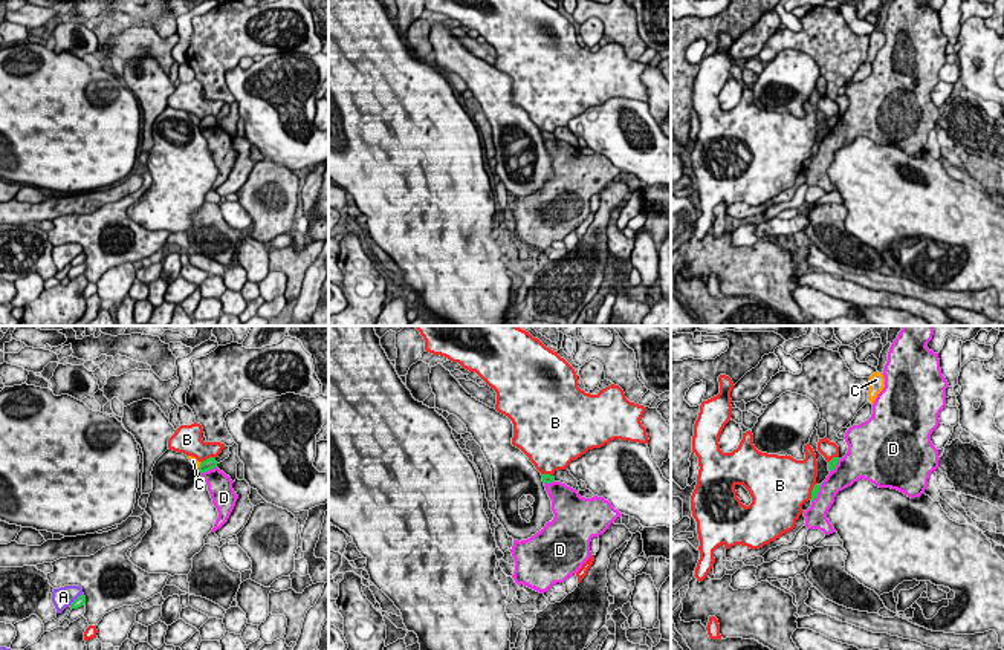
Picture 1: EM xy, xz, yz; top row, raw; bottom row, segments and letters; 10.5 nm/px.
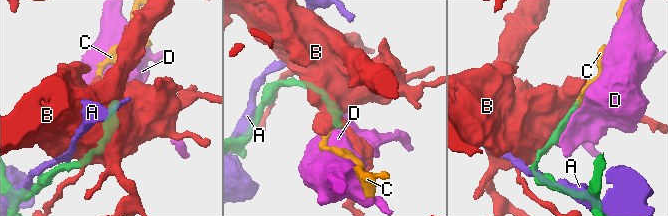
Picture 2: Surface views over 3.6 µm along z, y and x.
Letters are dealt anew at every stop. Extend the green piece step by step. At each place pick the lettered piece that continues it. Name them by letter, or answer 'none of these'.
none of these

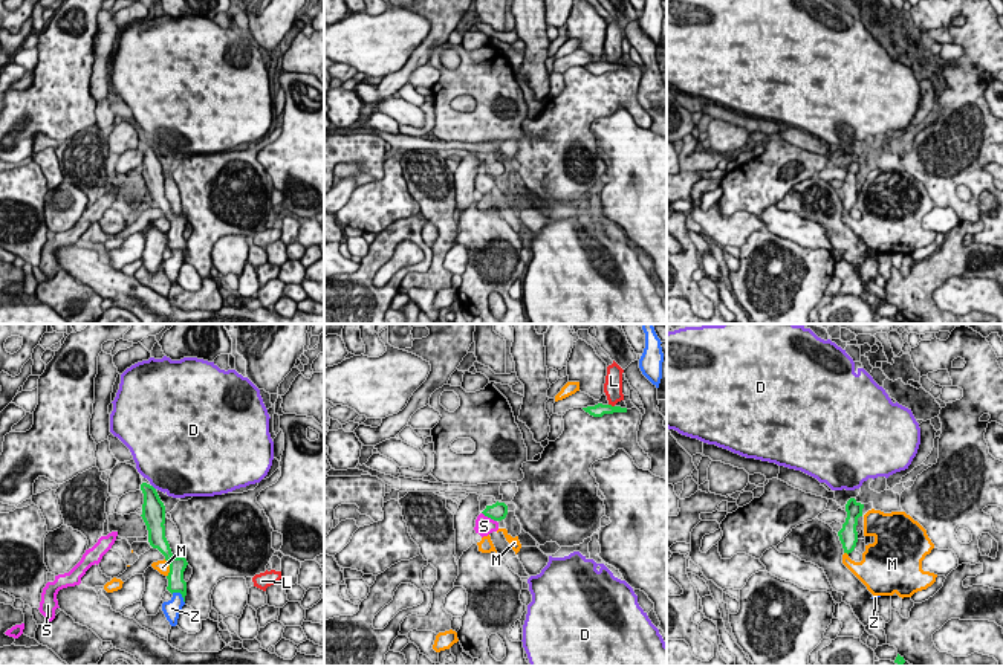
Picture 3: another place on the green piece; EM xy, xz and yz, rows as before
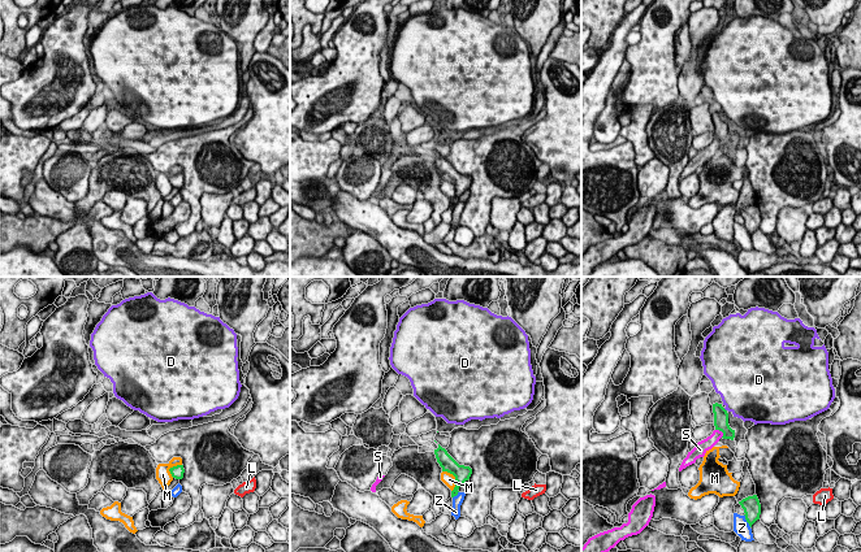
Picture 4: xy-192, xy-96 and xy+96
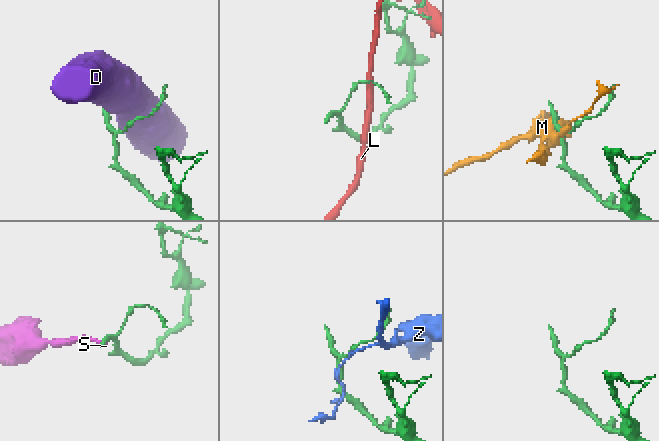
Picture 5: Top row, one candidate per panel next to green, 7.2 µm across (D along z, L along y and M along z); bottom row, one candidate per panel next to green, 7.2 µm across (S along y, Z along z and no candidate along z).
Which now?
none of these

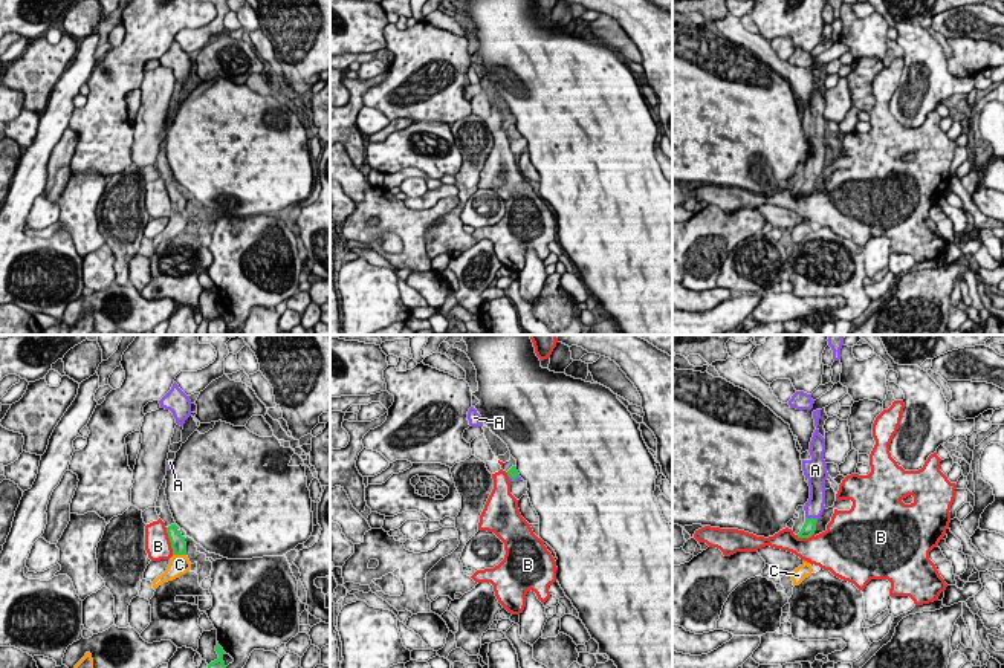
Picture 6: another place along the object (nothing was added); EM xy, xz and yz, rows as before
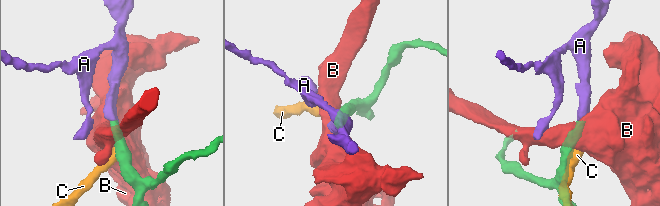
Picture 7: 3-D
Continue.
A

